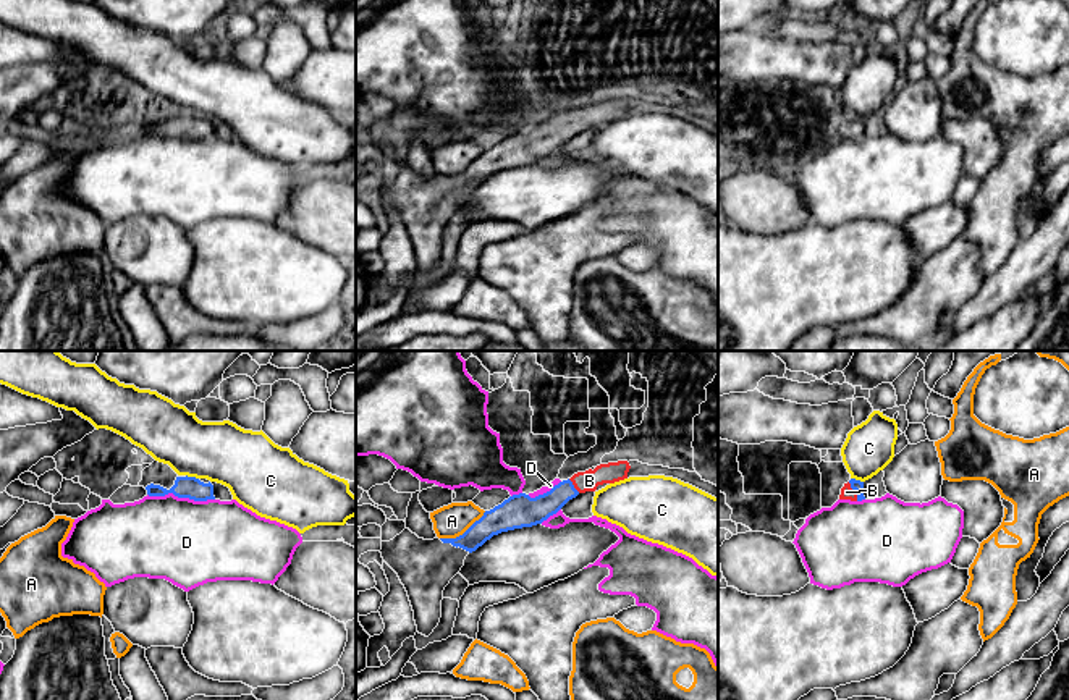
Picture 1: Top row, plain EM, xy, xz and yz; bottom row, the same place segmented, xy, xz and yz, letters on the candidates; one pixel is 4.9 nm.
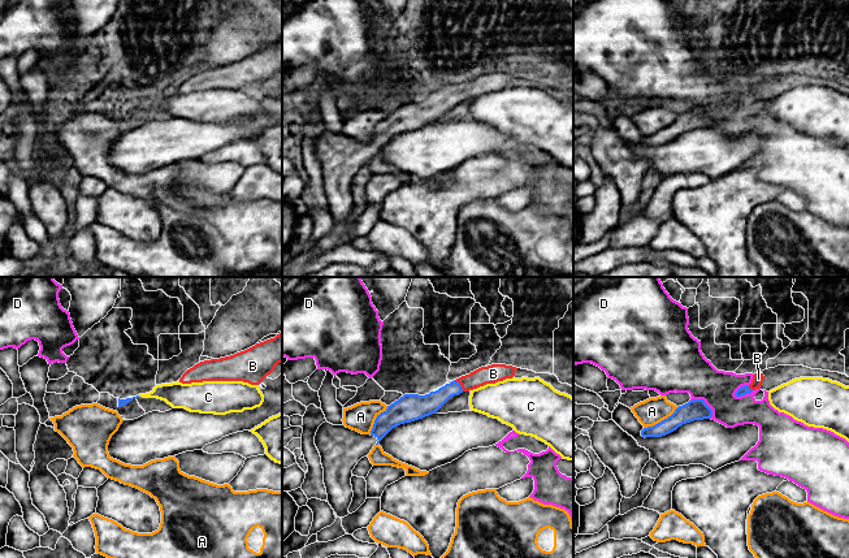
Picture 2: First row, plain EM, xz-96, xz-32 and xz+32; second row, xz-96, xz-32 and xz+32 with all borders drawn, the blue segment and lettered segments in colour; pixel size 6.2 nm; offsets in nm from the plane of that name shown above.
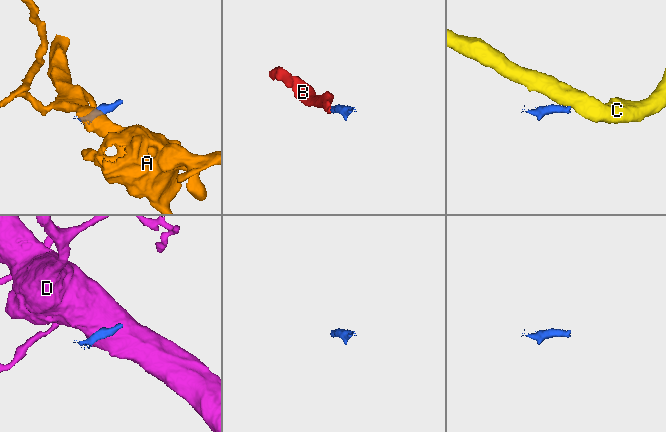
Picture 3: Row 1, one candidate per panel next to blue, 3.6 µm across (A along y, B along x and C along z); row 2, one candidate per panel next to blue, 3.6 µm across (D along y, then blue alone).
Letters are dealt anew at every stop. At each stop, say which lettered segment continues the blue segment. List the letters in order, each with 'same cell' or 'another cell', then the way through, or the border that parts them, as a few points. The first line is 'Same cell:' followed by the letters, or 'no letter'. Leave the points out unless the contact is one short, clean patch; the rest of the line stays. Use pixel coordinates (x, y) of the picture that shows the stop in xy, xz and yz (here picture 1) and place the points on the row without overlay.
Same cell: B
A: another cell
B: same cell; way yz (857, 123), (856, 128), (846, 130)
C: another cell; border xy (186, 112), (198, 117)
D: another cell

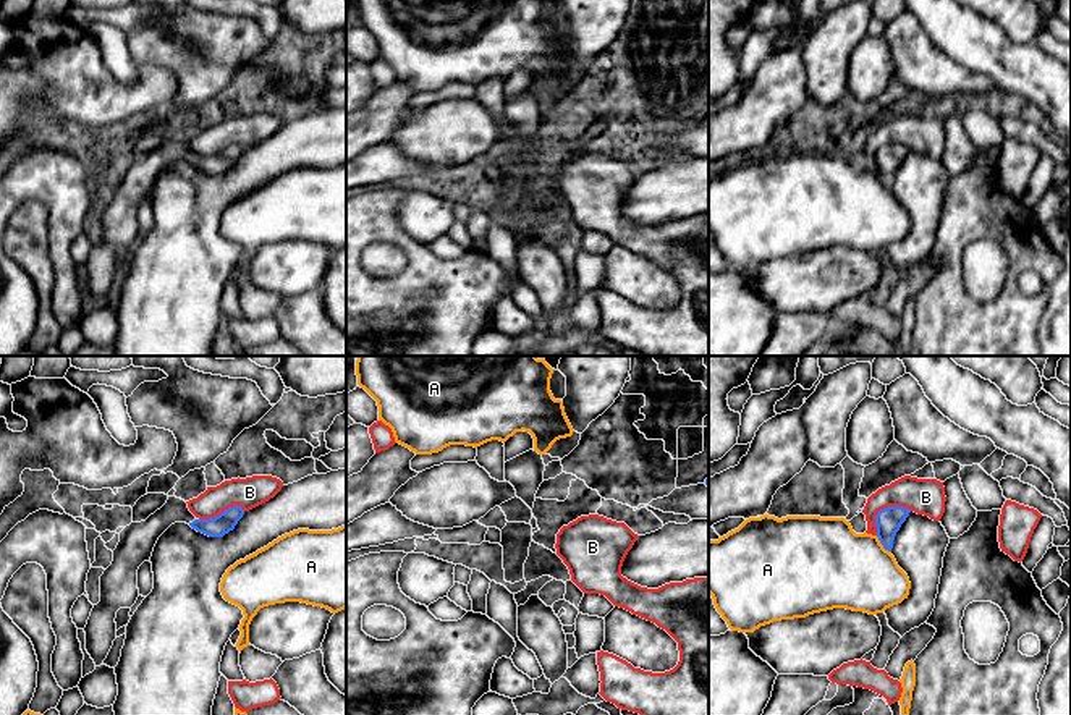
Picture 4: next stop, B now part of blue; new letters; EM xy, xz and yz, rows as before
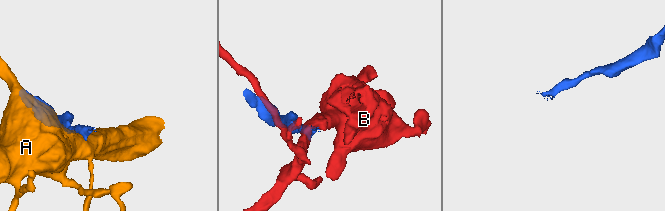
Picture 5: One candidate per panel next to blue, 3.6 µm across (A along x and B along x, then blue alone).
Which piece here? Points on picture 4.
Same cell: no letter
A: another cell
B: another cell

